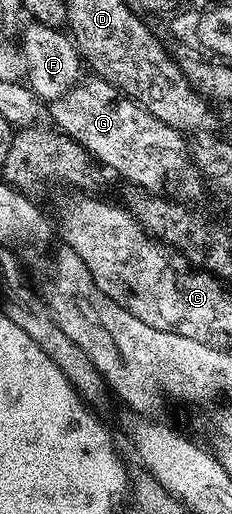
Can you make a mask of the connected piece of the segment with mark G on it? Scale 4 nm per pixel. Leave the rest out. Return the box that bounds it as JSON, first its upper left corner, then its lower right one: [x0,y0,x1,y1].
[50,76,206,204]

